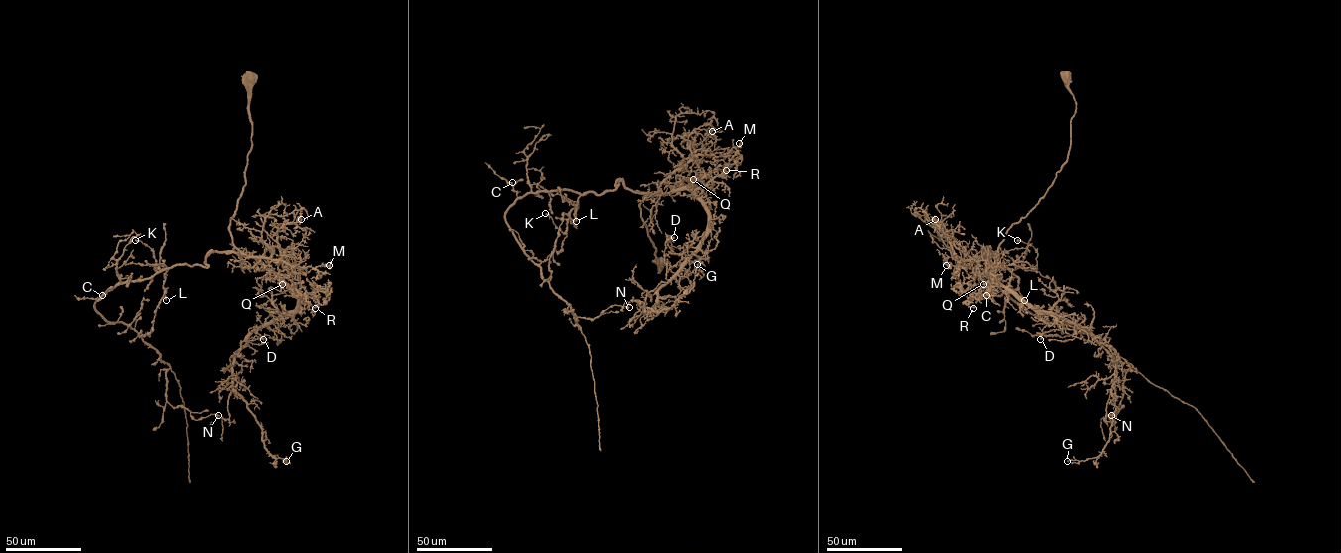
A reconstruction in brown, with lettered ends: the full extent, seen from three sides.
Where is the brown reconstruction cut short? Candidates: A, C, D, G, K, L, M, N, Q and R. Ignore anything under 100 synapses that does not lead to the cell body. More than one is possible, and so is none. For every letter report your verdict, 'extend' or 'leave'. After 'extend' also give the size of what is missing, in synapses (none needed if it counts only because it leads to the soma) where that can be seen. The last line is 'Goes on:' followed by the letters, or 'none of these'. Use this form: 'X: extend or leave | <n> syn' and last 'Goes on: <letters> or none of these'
A: leave
C: leave
D: leave
G: leave
K: leave
L: leave
M: leave
N: leave
Q: leave
R: leave
Goes on: none of these

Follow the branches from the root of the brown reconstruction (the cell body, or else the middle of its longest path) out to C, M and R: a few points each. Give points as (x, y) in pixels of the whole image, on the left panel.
C: (248, 75), (251, 149), (229, 227), (239, 251), (211, 252), (207, 267), (174, 265), (102, 295)
M: (248, 75), (251, 149), (245, 185), (229, 227), (232, 243), (248, 257), (282, 259), (304, 268), (329, 265)
R: (248, 75), (251, 149), (245, 185), (229, 227), (232, 243), (299, 293), (314, 293), (318, 302), (315, 308)

